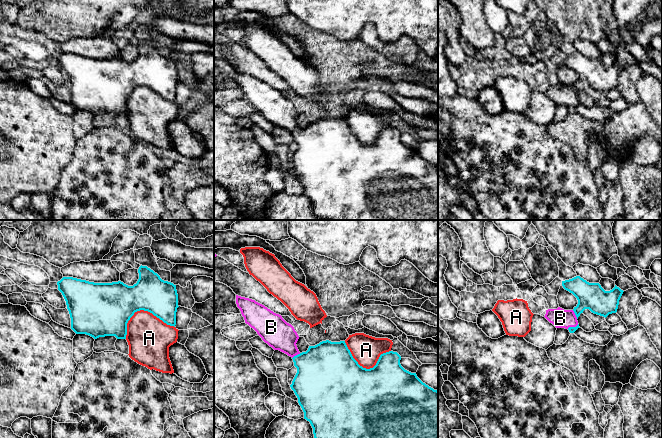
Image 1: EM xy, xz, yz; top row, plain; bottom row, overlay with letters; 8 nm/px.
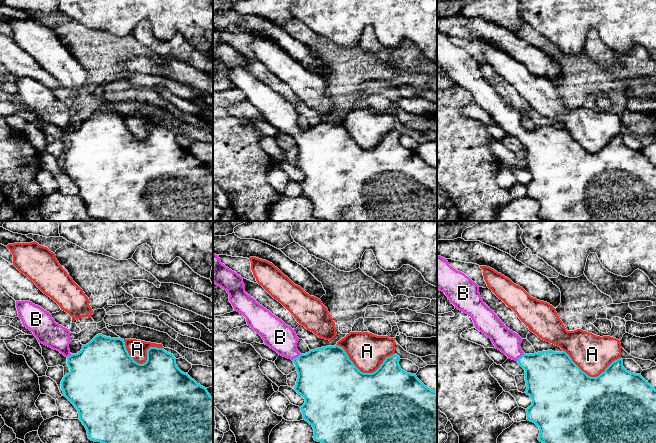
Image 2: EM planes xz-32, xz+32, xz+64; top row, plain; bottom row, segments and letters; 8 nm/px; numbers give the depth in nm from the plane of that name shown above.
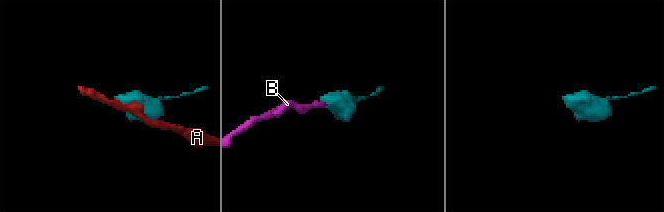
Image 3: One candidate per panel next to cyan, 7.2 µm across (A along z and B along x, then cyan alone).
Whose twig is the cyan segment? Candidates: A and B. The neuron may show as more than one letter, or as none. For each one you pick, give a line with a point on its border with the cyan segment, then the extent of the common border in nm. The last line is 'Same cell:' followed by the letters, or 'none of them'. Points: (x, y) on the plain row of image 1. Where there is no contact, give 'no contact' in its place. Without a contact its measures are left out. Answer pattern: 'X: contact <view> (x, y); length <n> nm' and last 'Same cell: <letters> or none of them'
B: contact yz (575, 90); length 80 nm
Same cell: B

